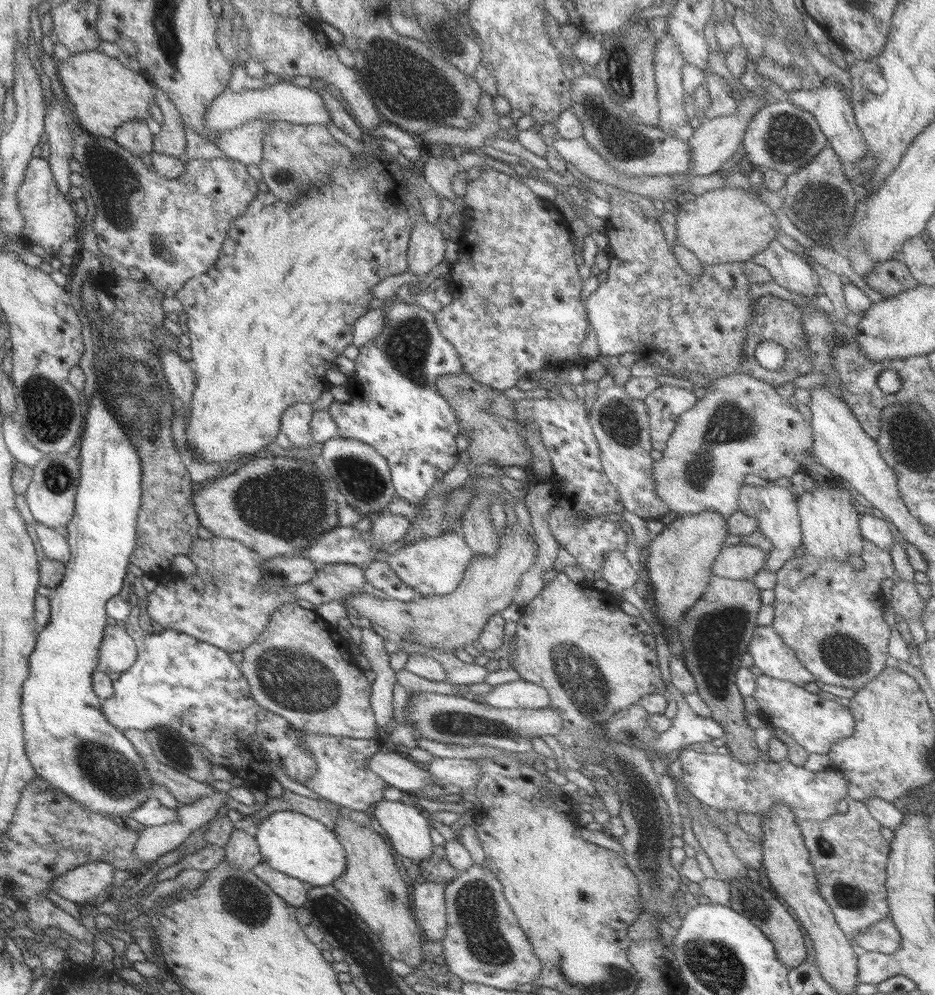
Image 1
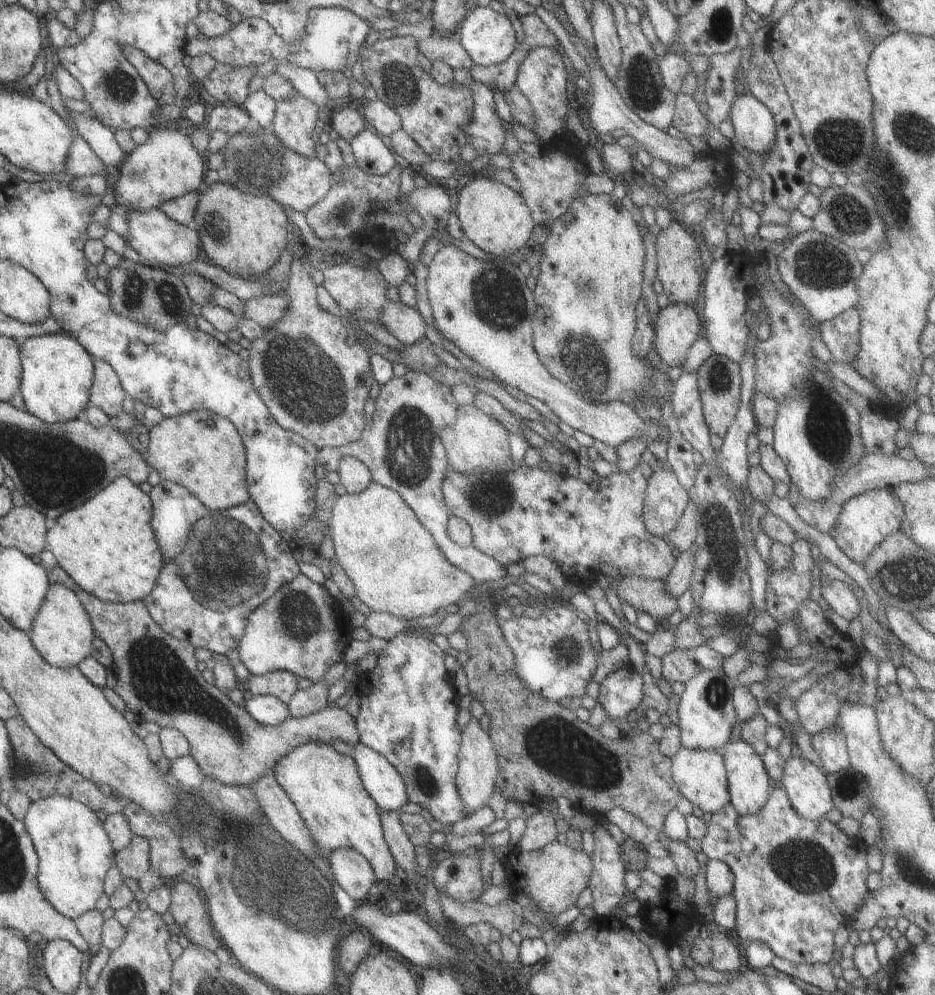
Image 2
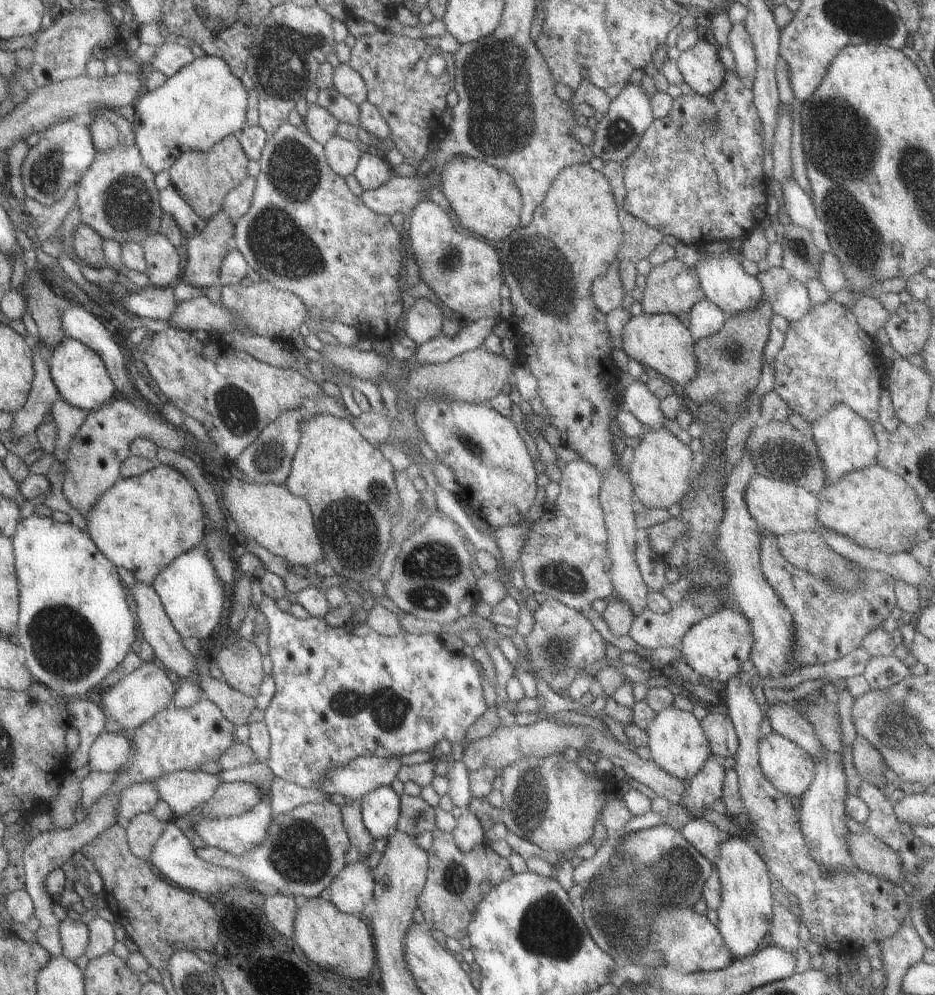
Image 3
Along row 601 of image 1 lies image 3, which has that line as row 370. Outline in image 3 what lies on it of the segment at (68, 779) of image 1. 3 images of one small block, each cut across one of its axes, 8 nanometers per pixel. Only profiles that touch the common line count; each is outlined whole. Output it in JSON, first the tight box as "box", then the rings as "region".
{"box":[49,337,117,411],"region":[[[65,337],[58,346],[54,346],[49,358],[49,370],[59,397],[76,408],[90,411],[117,397],[116,386],[100,355],[74,338]]]}

